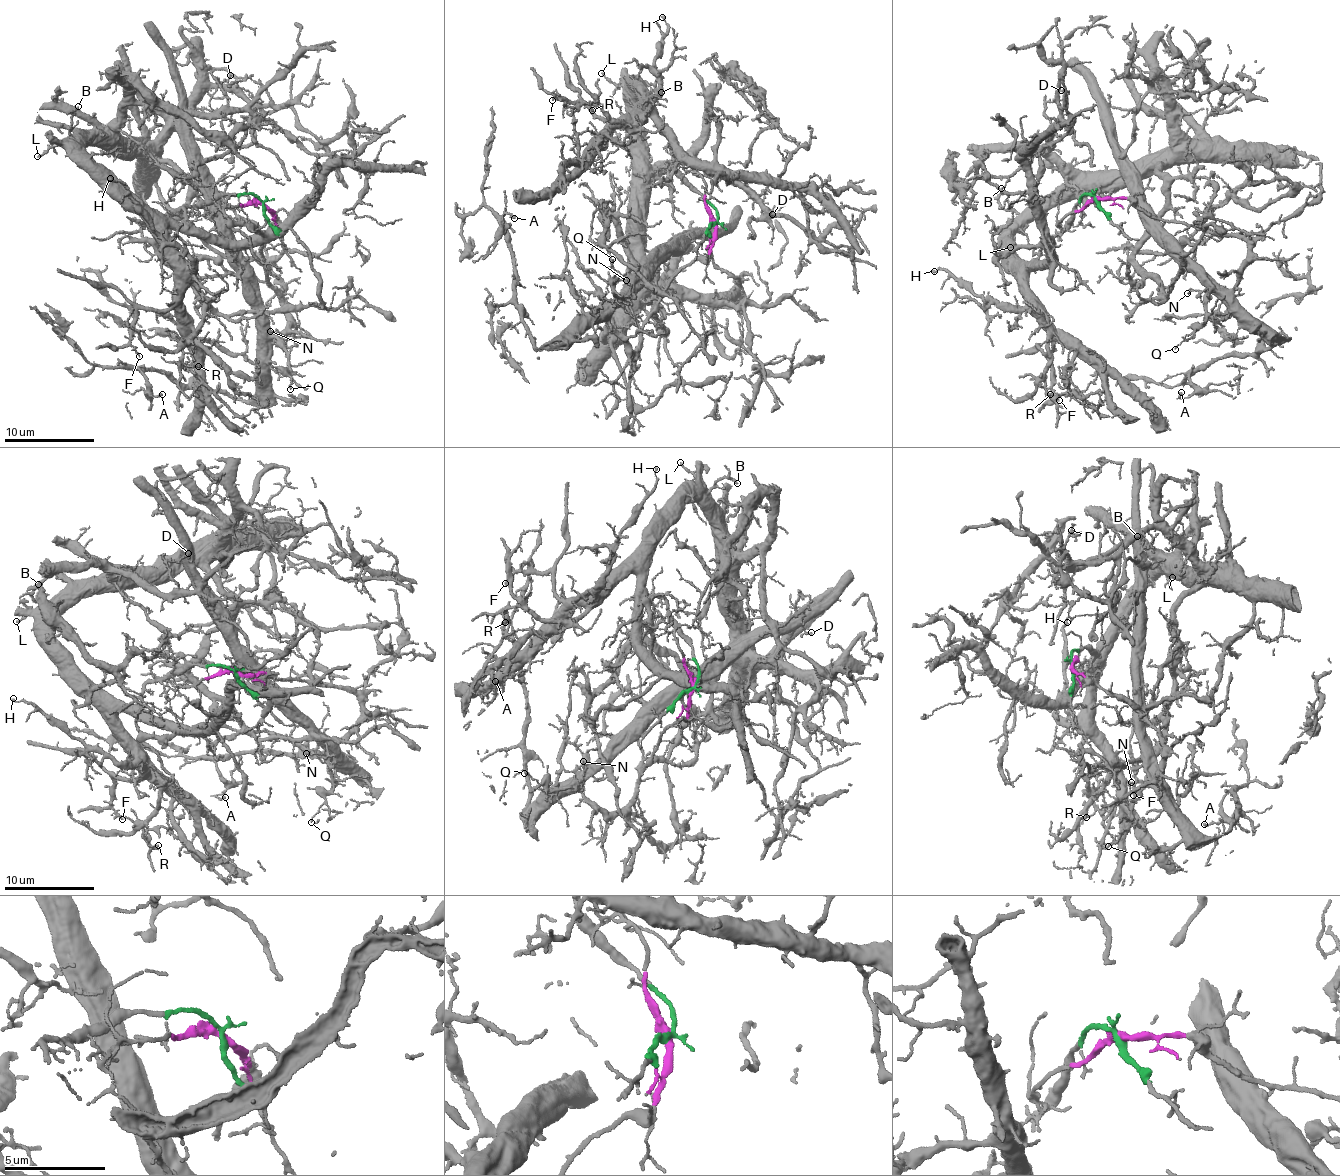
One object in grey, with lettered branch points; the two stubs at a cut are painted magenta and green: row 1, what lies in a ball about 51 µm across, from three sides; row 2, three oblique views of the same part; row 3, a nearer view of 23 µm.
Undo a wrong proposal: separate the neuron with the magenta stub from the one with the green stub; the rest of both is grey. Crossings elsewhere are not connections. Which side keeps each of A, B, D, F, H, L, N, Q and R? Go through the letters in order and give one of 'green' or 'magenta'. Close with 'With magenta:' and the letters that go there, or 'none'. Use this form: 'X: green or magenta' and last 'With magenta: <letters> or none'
A: magenta
B: green
D: green
F: green
H: green
L: green
N: magenta
Q: magenta
R: green
With magenta: A, N, Q

